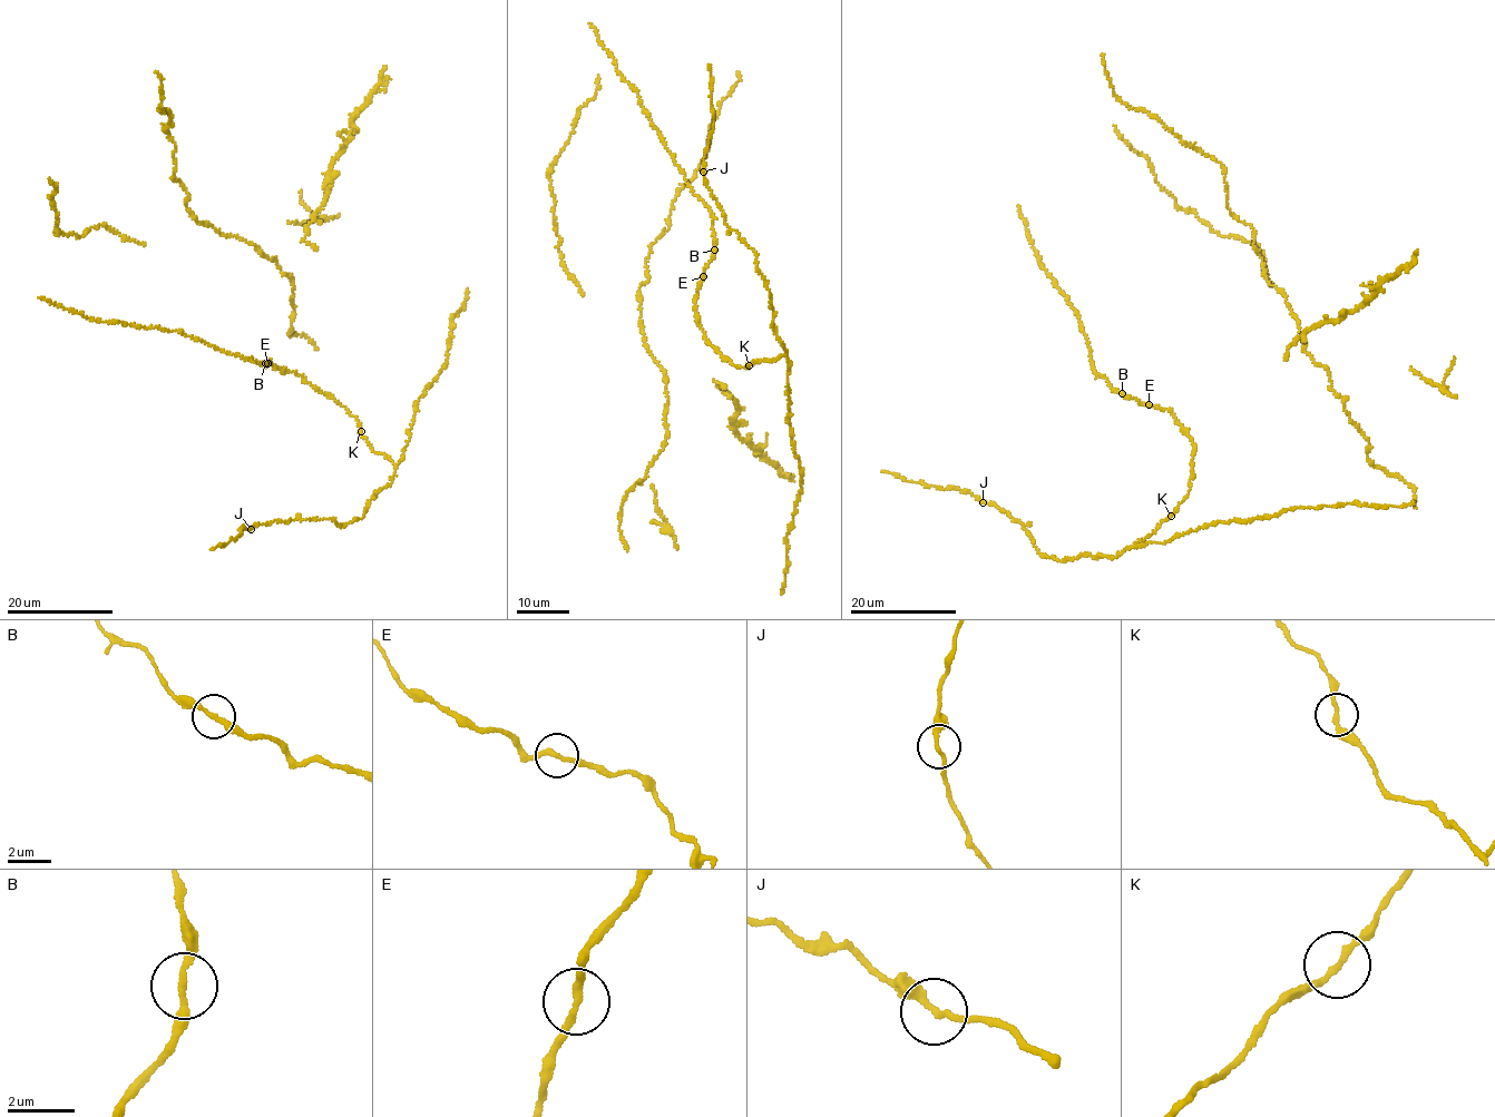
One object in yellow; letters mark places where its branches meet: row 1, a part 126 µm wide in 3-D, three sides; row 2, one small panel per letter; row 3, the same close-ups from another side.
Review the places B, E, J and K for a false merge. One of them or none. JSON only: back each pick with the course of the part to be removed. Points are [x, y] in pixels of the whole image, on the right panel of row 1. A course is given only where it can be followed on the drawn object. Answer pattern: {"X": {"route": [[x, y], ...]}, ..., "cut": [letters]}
{"cut": []}

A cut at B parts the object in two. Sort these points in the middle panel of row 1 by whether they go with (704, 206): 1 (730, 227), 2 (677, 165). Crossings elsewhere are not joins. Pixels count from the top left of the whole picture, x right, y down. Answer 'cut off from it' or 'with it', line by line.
1: cut off from it
2: with it

